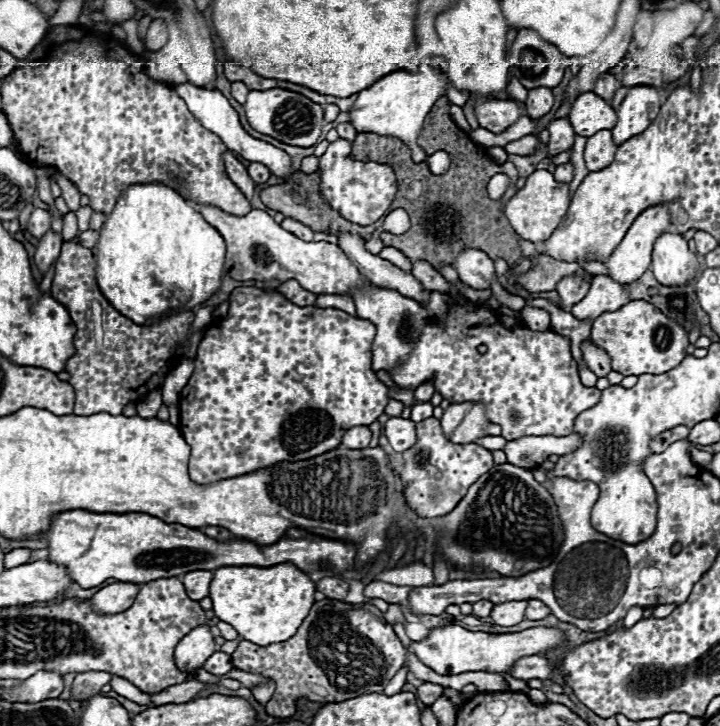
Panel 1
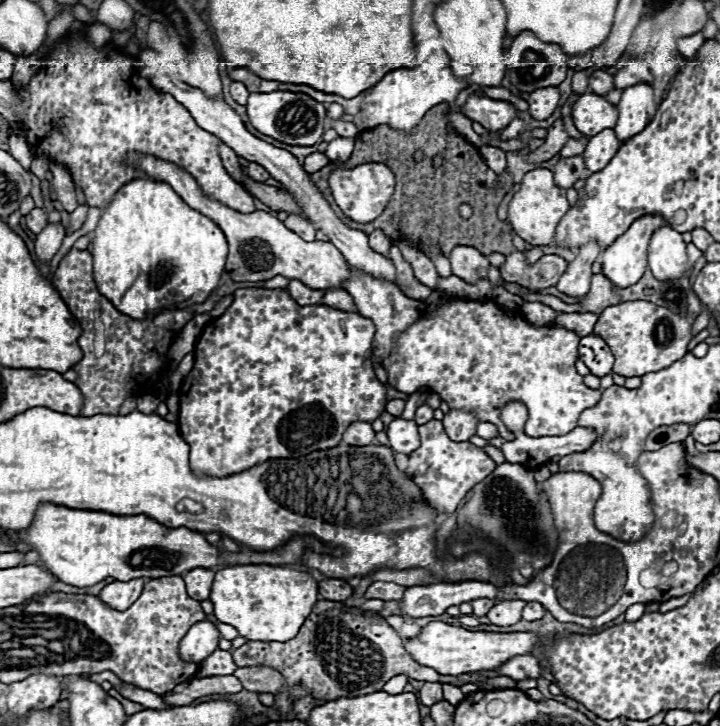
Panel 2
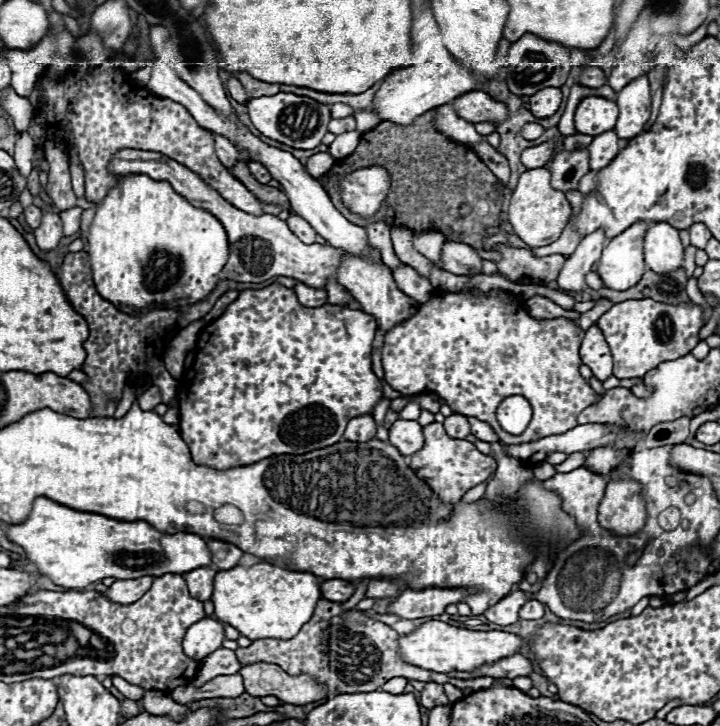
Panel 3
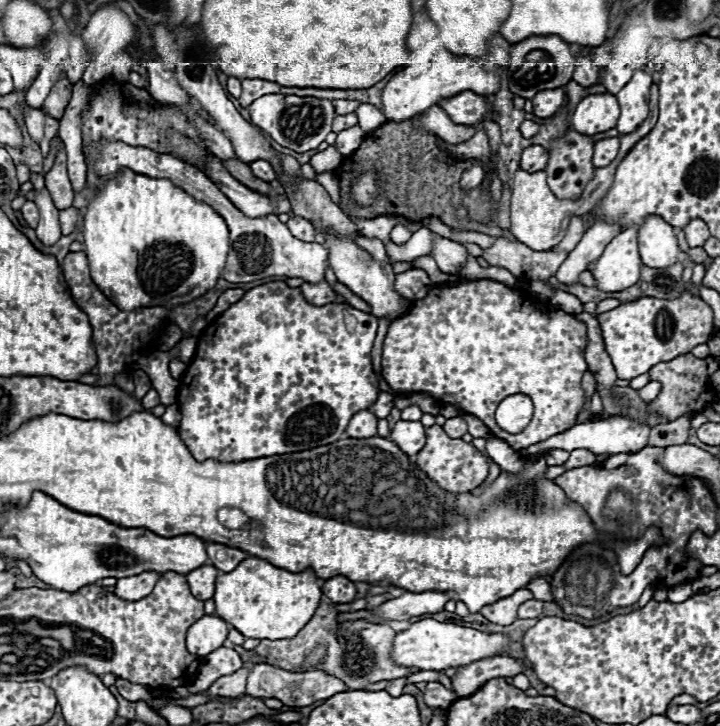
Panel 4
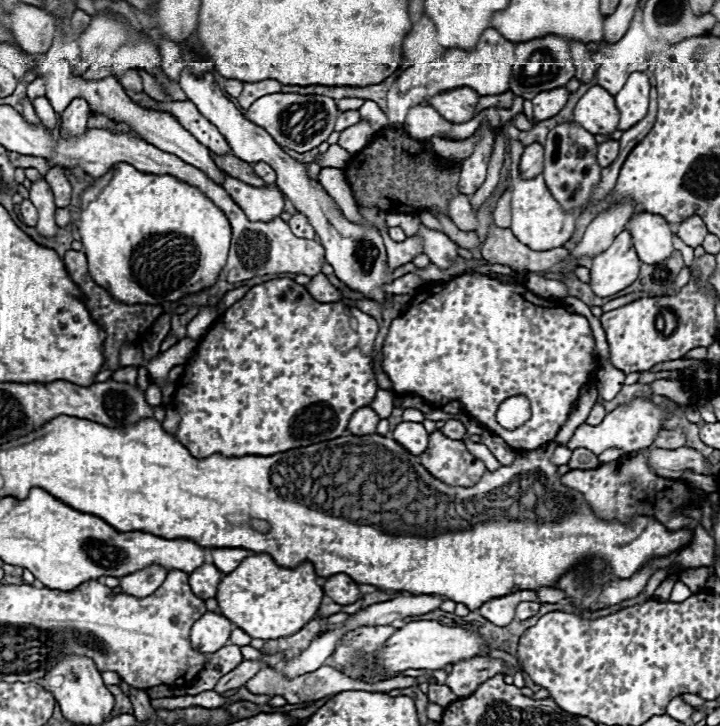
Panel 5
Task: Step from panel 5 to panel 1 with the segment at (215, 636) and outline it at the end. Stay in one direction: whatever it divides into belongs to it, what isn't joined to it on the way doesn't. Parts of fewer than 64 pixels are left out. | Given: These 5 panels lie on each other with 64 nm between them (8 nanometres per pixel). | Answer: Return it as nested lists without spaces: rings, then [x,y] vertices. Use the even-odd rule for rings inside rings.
[[[200,624],[180,640],[174,652],[174,660],[180,670],[194,672],[202,668],[202,660],[206,660],[210,652],[216,652],[214,636],[208,624]]]

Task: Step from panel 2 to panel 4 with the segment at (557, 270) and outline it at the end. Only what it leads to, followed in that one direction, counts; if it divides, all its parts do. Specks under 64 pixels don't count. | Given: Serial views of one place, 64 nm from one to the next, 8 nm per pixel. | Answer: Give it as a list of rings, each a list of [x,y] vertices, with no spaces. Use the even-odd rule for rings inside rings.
[[[496,236],[496,242],[484,250],[482,258],[488,264],[508,268],[516,278],[548,280],[556,274],[560,264],[566,260],[568,252],[536,252],[522,242],[510,240],[506,236]]]

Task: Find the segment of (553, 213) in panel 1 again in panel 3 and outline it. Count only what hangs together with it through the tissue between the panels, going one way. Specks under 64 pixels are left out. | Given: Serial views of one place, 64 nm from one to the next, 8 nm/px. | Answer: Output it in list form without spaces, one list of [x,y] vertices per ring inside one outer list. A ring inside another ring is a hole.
[[[536,168],[536,170],[528,170],[520,174],[518,186],[514,188],[514,194],[510,200],[508,220],[514,228],[514,234],[522,238],[530,248],[542,248],[556,242],[570,214],[572,214],[570,202],[566,200],[562,192],[550,186],[550,172],[546,168]]]

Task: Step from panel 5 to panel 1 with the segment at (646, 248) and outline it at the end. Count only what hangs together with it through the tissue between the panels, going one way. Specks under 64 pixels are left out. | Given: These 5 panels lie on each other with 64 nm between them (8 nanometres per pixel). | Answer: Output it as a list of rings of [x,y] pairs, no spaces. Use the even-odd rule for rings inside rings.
[[[662,232],[652,250],[652,264],[656,280],[666,286],[678,286],[698,276],[700,260],[688,250],[688,242],[676,232]]]

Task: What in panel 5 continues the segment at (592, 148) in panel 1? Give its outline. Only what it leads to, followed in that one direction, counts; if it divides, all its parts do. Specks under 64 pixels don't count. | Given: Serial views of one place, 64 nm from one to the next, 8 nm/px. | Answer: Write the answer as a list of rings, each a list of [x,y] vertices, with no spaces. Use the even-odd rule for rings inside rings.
[[[606,140],[598,146],[598,164],[602,168],[610,166],[616,156],[618,156],[618,140]]]

